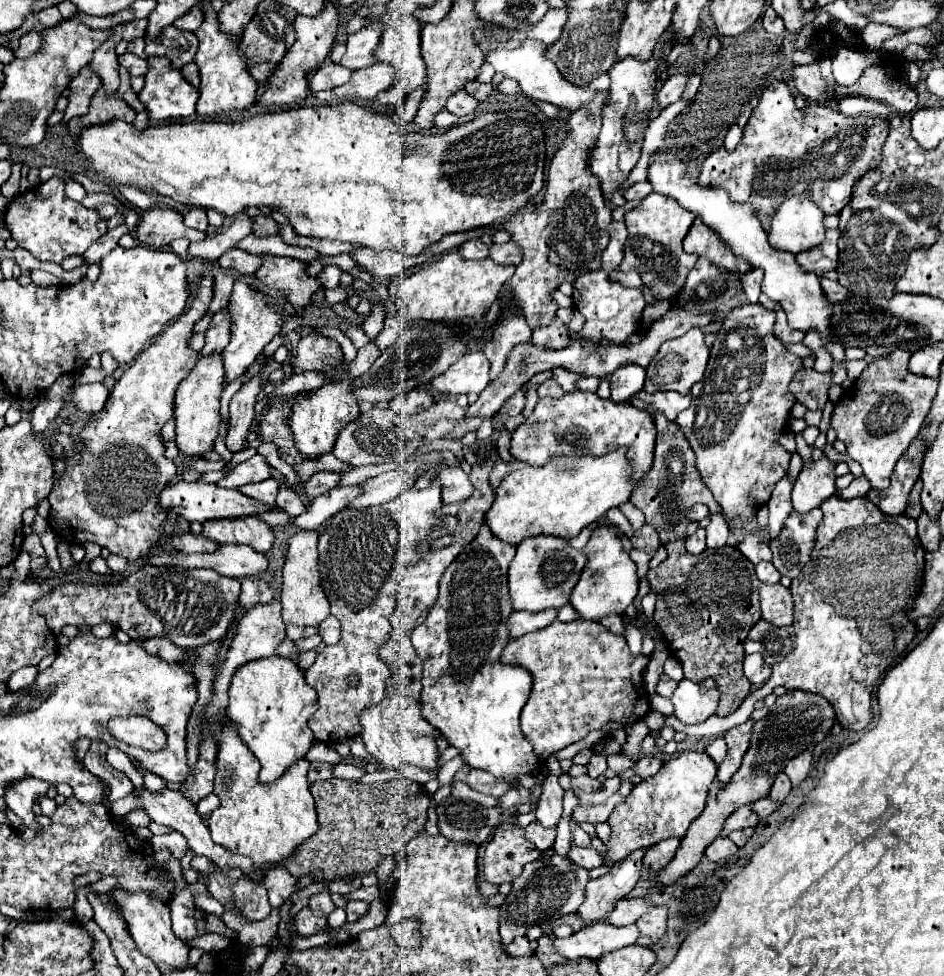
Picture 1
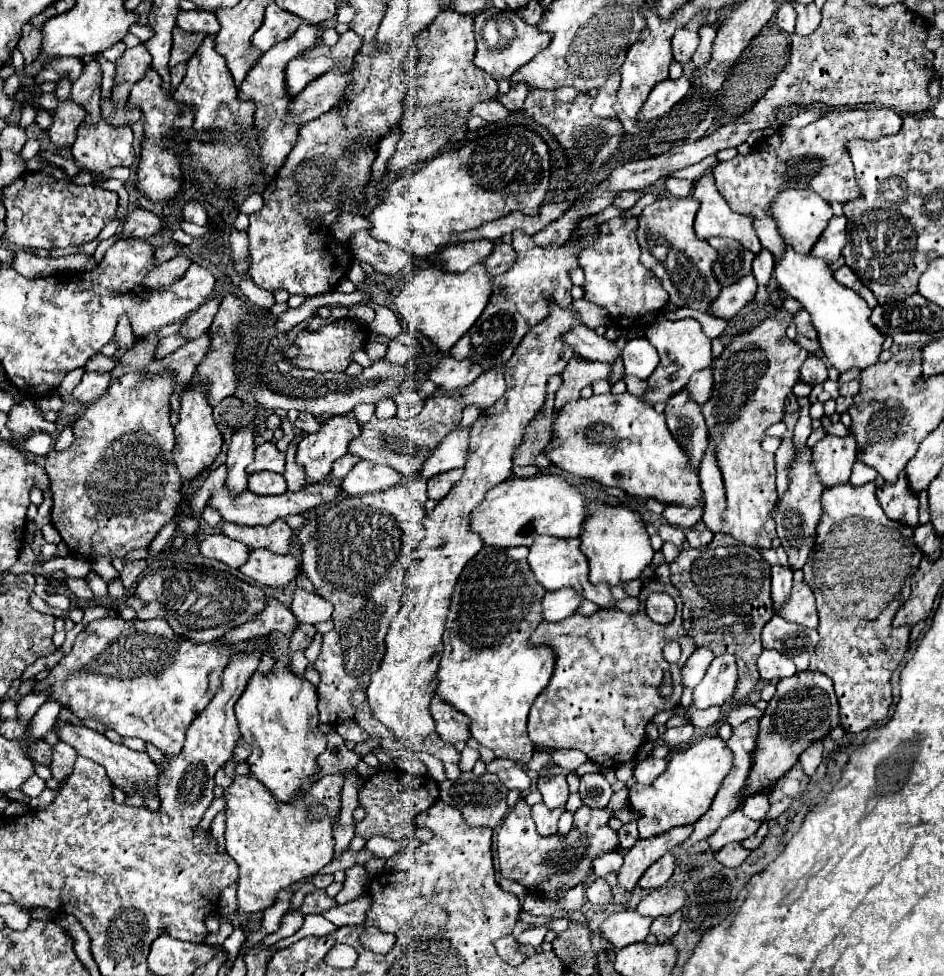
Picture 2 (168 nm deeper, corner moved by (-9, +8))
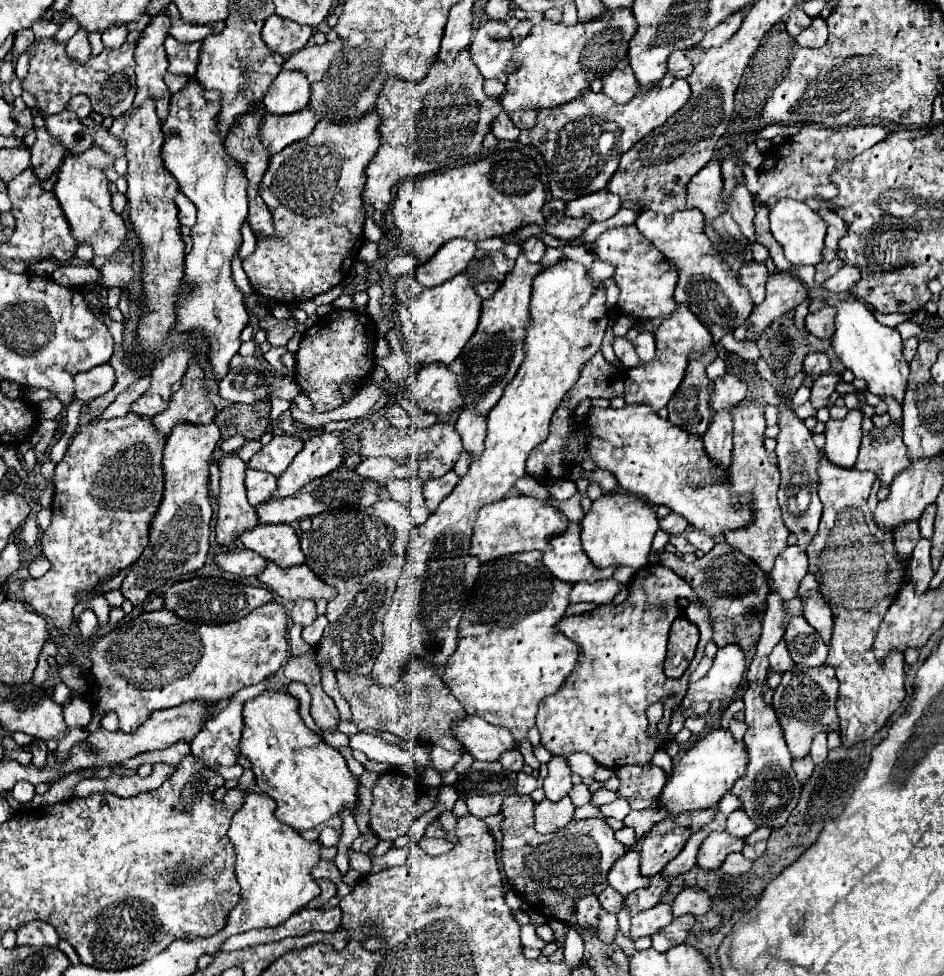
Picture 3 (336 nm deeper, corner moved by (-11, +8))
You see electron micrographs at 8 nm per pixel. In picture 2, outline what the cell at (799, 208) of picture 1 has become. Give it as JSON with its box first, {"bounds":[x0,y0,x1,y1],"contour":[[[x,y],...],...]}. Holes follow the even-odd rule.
{"bounds":[770,189,834,255],"contour":[[[786,189],[786,191],[780,191],[778,199],[774,199],[770,203],[770,215],[774,217],[774,223],[778,227],[780,237],[784,239],[784,243],[788,247],[794,247],[794,251],[798,251],[798,253],[808,255],[834,213],[832,213],[832,207],[820,195],[814,195],[812,191]]]}

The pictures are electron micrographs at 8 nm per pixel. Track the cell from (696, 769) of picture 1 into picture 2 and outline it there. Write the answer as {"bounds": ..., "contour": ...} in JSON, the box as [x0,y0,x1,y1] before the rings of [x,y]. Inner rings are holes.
{"bounds":[630,737,732,837],"contour":[[[720,737],[702,739],[688,749],[674,753],[668,761],[668,769],[652,783],[636,783],[630,789],[630,807],[636,809],[642,819],[638,819],[640,837],[652,837],[670,831],[672,827],[696,823],[710,807],[720,783],[732,769],[732,751]]]}

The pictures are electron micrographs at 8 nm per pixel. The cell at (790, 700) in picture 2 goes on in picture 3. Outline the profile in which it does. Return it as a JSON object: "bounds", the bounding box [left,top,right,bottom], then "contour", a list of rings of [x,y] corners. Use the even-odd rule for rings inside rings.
{"bounds":[772,665,838,759],"contour":[[[828,665],[820,667],[792,667],[782,673],[782,681],[774,691],[772,707],[778,715],[786,745],[792,753],[792,759],[804,759],[810,751],[812,737],[820,731],[838,731],[838,713],[836,713],[836,697],[838,697],[838,679],[834,669]]]}

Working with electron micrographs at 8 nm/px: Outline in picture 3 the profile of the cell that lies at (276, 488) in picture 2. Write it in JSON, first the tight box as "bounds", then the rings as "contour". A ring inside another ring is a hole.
{"bounds":[246,469,278,507],"contour":[[[246,469],[246,489],[248,489],[248,501],[256,507],[262,501],[268,501],[276,489],[278,489],[278,479],[266,471],[256,471],[256,469]]]}

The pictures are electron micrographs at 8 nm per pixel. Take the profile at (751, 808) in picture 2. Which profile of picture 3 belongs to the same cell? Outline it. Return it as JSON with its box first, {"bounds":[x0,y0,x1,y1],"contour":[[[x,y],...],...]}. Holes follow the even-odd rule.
{"bounds":[726,809,758,837],"contour":[[[736,809],[730,817],[728,817],[728,825],[726,829],[730,831],[730,835],[742,835],[742,837],[748,837],[758,825],[748,817],[746,811],[742,809]]]}

